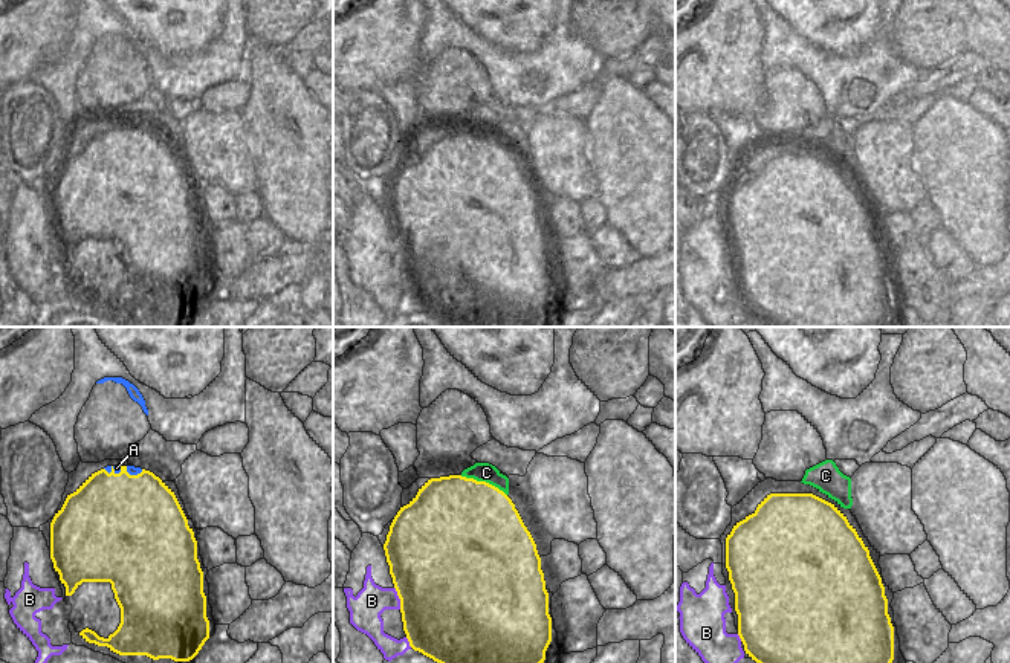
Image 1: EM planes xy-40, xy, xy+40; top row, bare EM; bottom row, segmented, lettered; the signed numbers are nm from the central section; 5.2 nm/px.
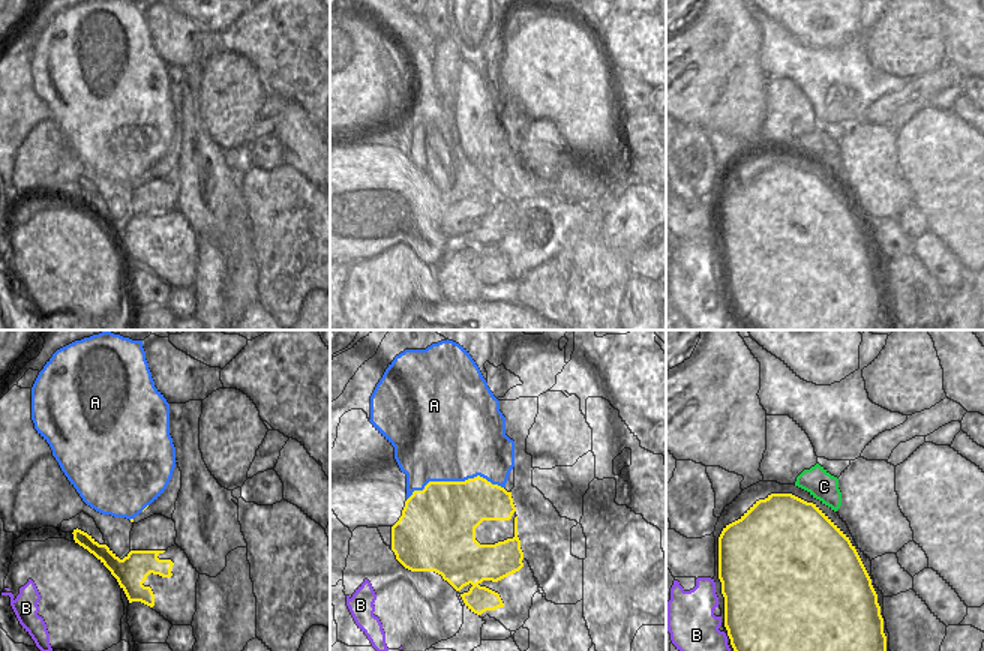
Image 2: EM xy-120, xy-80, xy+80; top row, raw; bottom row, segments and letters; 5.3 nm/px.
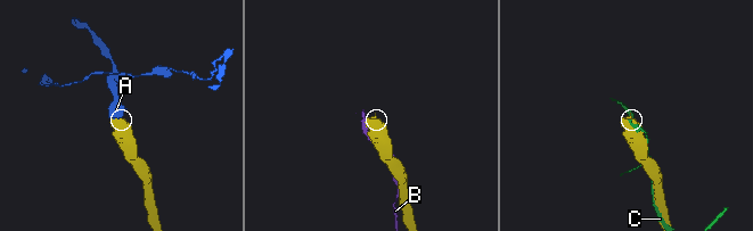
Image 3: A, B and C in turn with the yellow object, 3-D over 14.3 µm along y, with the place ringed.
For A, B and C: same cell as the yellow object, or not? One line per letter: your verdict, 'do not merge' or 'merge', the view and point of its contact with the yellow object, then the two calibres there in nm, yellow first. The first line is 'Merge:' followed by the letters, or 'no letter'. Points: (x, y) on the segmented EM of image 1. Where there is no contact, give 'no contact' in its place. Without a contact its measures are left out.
Merge: no letter
A: do not merge | xy-40 (113, 471) | 480/30 nm
B: do not merge | xy (399, 598) | 500/170 nm
C: do not merge | xy (483, 481) | 500/100 nm

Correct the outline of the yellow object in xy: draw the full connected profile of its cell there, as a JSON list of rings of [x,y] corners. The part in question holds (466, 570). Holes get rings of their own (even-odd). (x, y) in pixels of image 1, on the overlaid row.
[[[449,475],[428,480],[417,495],[394,516],[387,541],[382,545],[379,538],[371,533],[362,533],[362,538],[351,553],[350,571],[344,588],[351,588],[353,596],[364,588],[367,567],[371,567],[371,577],[382,588],[394,588],[400,599],[399,610],[385,610],[380,617],[384,620],[384,632],[400,640],[408,639],[414,651],[432,658],[437,663],[544,663],[545,651],[552,642],[552,617],[549,614],[549,593],[545,590],[544,573],[541,570],[541,558],[536,544],[524,526],[512,500],[498,487],[466,478],[461,475]]]

